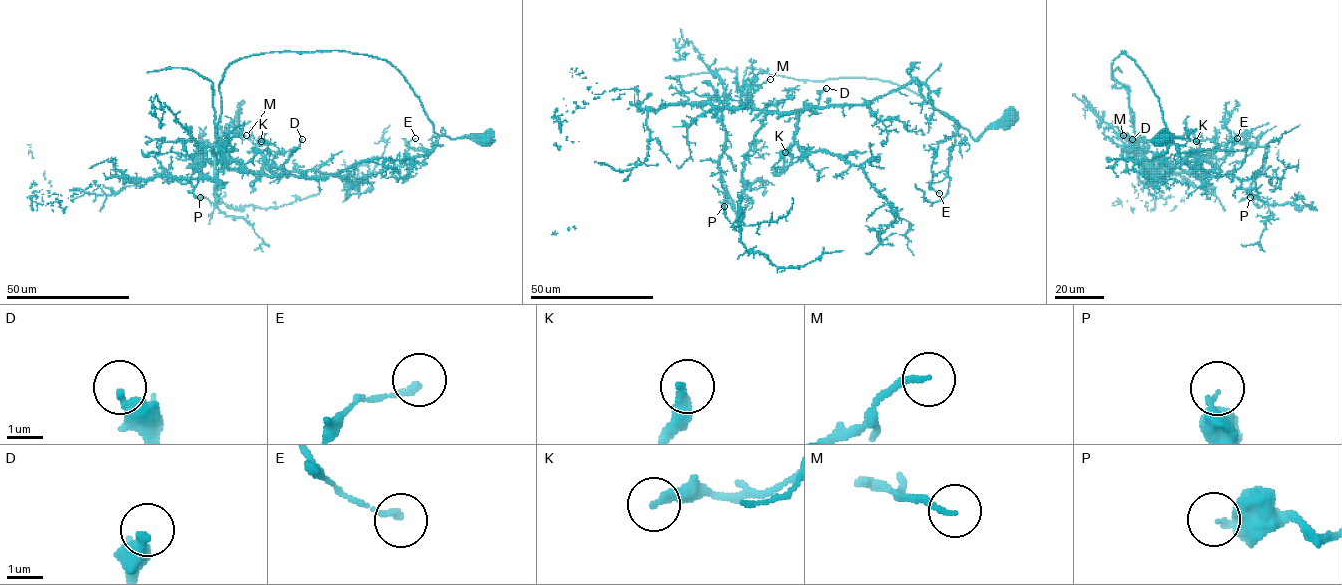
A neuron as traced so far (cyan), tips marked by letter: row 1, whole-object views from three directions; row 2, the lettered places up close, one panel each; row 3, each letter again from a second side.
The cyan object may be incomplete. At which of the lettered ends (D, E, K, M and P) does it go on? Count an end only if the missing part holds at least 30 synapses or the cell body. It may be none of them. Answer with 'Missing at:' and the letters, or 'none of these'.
Missing at: D, M

